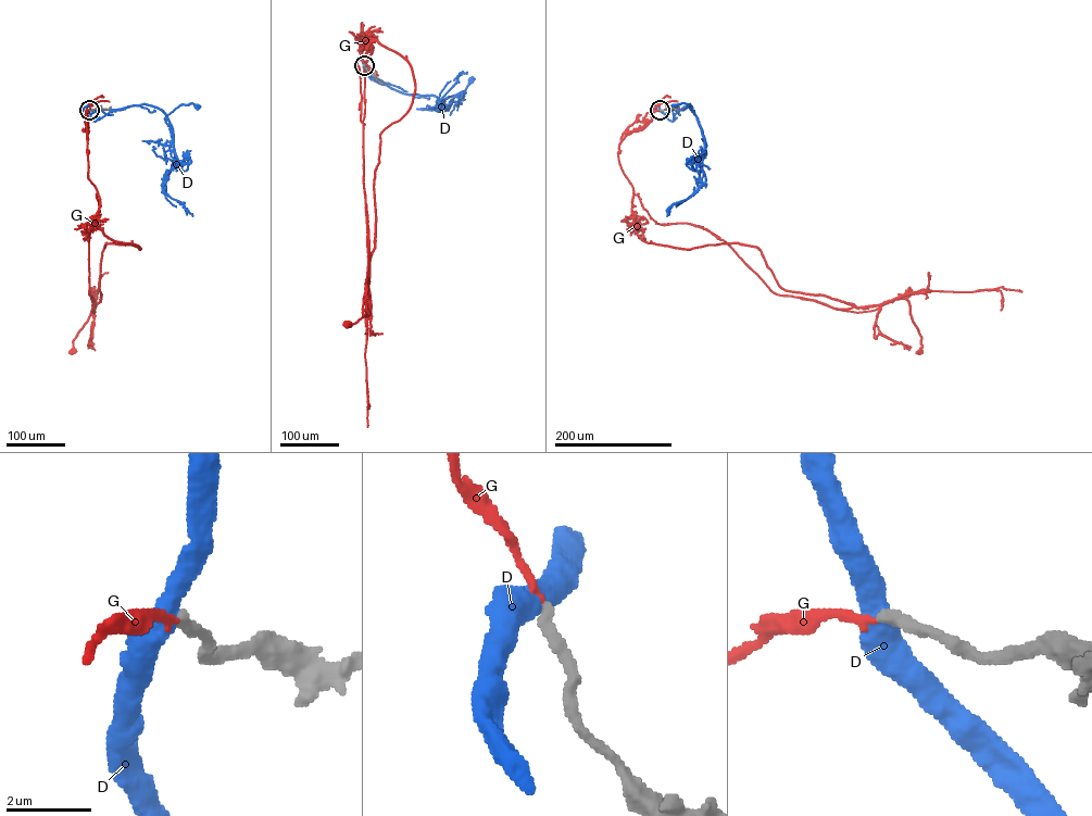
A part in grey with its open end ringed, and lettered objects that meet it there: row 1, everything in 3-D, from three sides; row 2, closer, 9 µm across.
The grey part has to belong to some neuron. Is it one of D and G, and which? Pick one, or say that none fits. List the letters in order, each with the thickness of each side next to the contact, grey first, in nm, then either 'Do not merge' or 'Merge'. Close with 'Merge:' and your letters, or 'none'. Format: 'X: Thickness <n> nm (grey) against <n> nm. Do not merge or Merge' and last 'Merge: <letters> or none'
D: Thickness 320 nm (grey) against 500 nm. Do not merge
G: Thickness 280 nm (grey) against 170 nm. Do not merge
Merge: none

